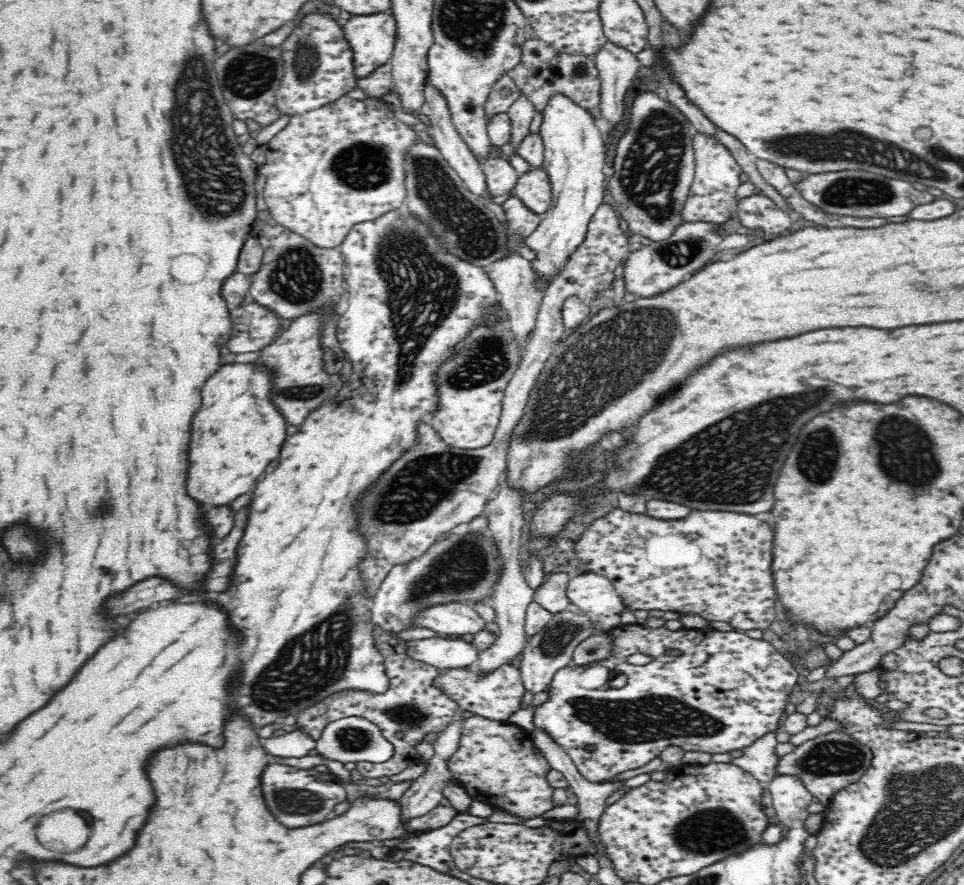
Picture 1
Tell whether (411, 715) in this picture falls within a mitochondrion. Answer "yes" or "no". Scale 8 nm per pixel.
yes

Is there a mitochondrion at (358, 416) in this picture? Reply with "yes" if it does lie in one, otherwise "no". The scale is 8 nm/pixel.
no

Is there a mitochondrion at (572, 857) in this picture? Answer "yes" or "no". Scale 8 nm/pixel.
no

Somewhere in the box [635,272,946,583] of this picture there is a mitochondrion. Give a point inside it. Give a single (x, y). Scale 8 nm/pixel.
(911, 465)

